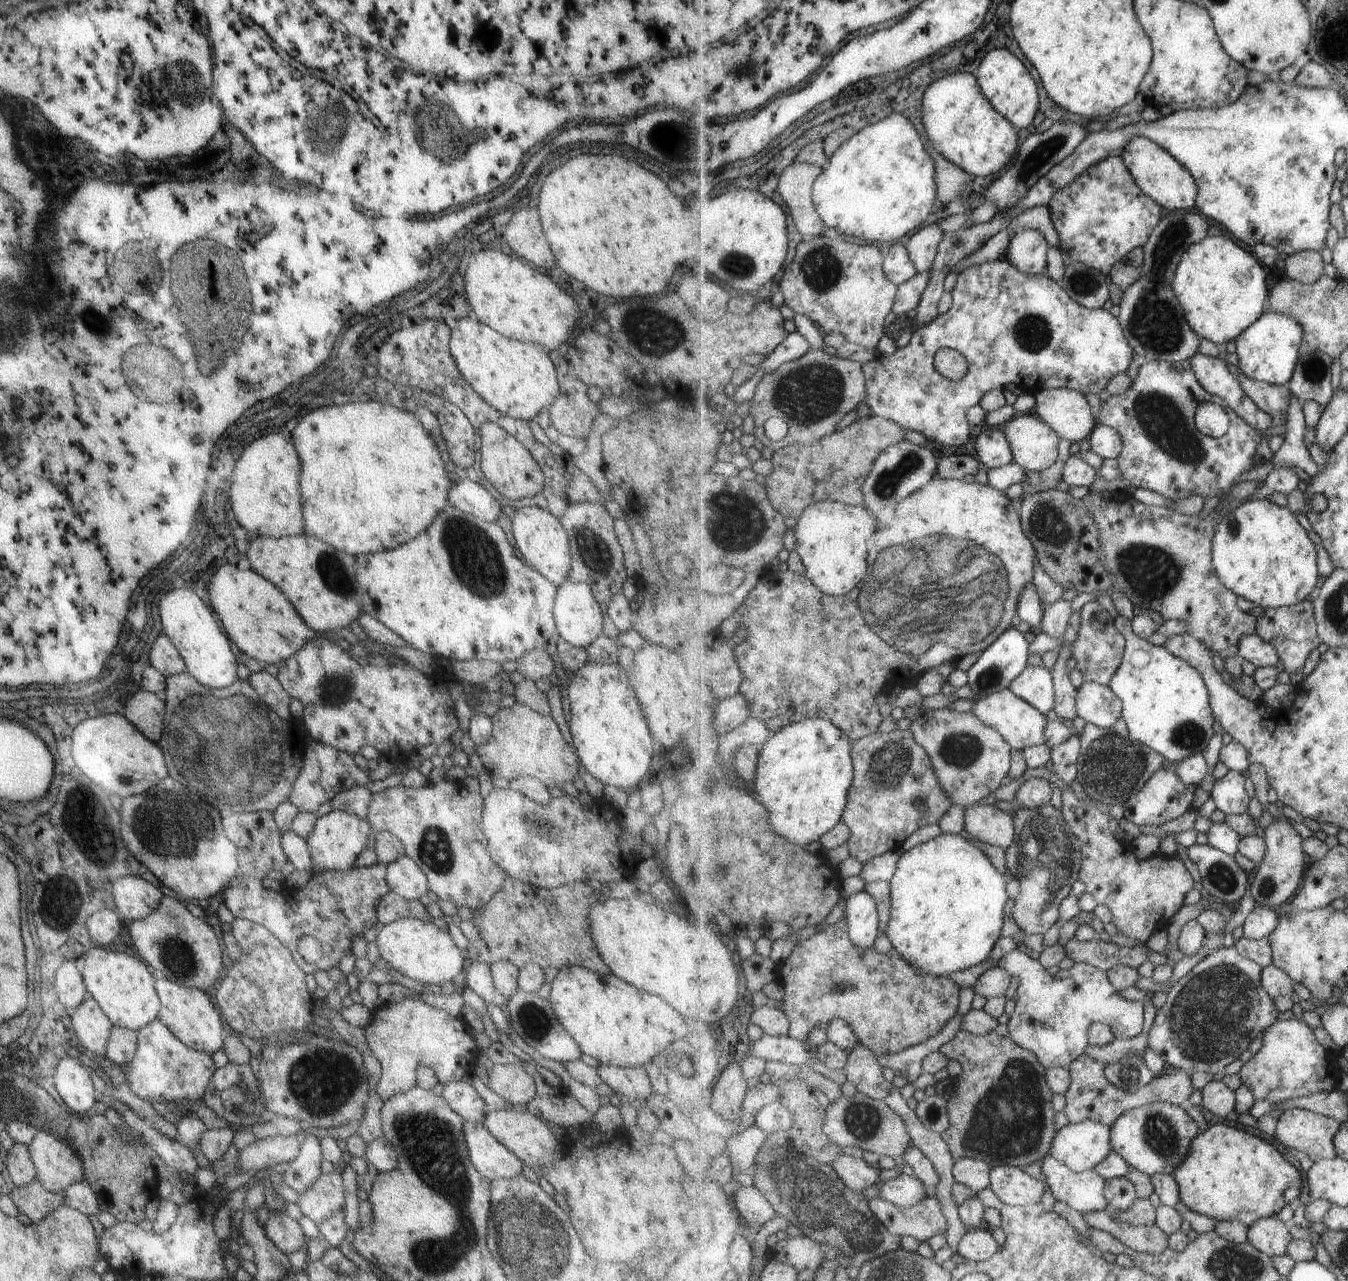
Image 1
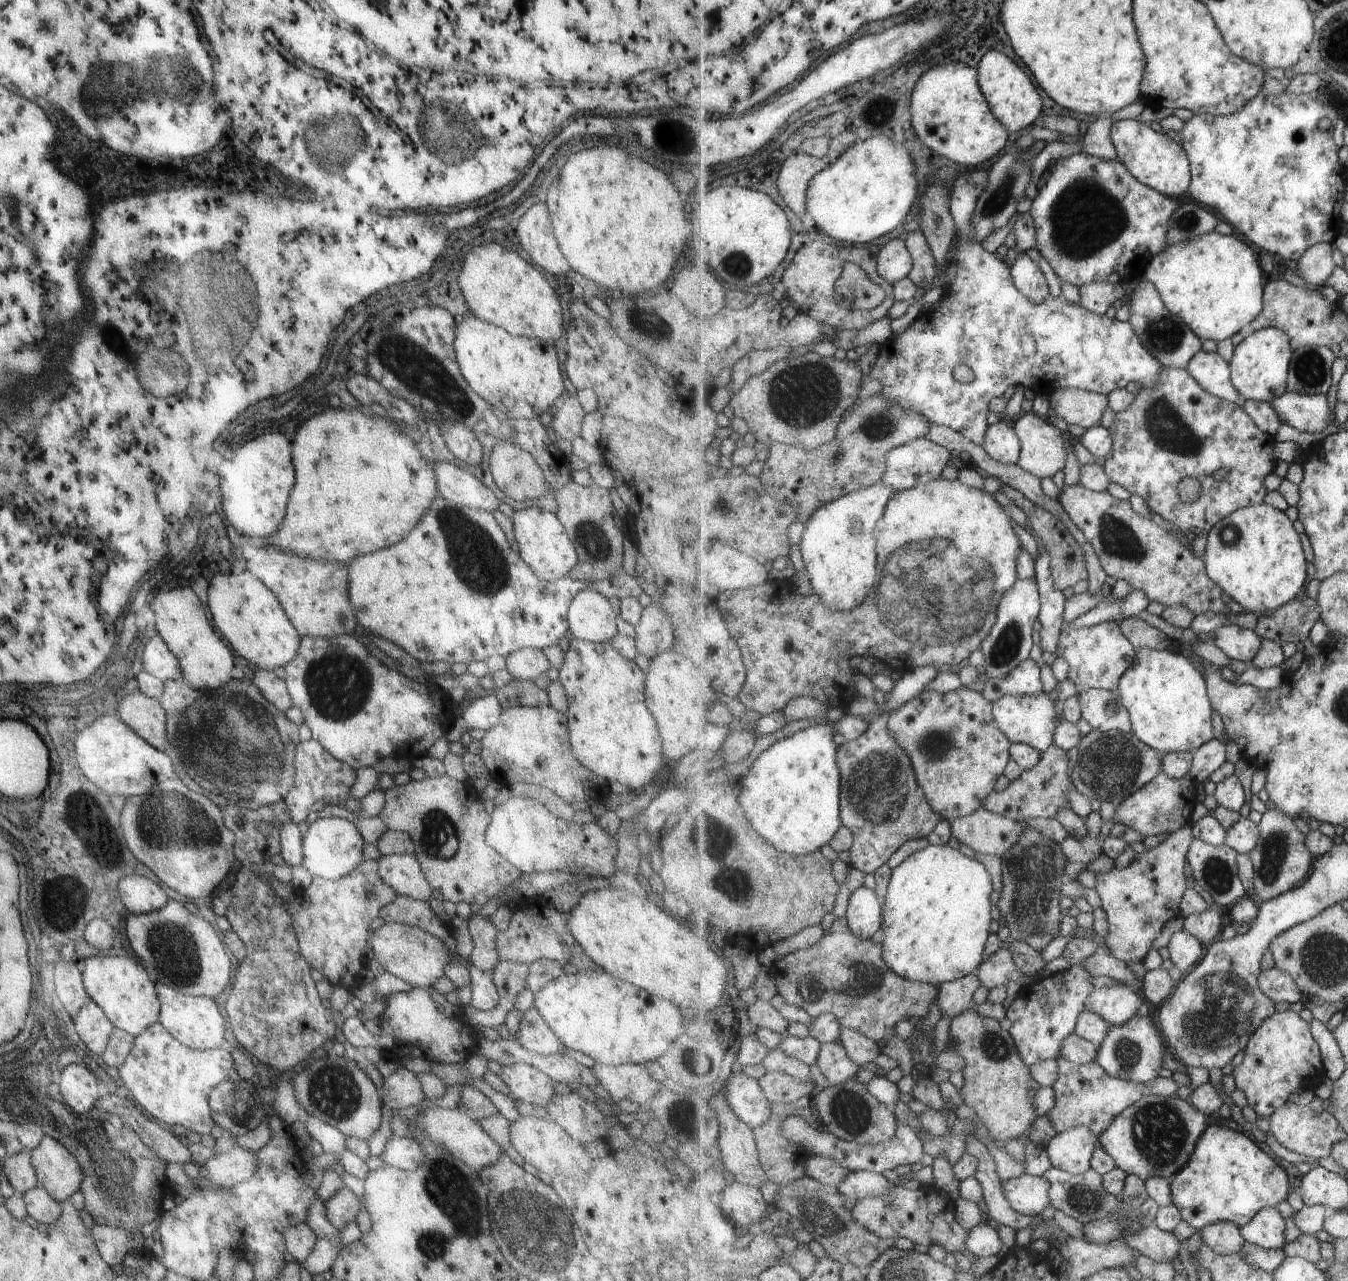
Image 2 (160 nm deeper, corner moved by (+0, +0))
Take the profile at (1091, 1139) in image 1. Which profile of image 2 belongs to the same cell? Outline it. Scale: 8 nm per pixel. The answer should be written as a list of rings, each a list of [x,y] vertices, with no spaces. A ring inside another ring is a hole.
[[[1083,1126],[1055,1134],[1045,1147],[1051,1166],[1080,1175],[1092,1168],[1093,1153],[1099,1138]]]

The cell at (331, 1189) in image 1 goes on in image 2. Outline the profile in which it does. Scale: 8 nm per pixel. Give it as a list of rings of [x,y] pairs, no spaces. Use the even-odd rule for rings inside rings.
[[[343,1186],[324,1202],[324,1213],[331,1226],[341,1230],[351,1222],[360,1209],[360,1200],[349,1189]]]

